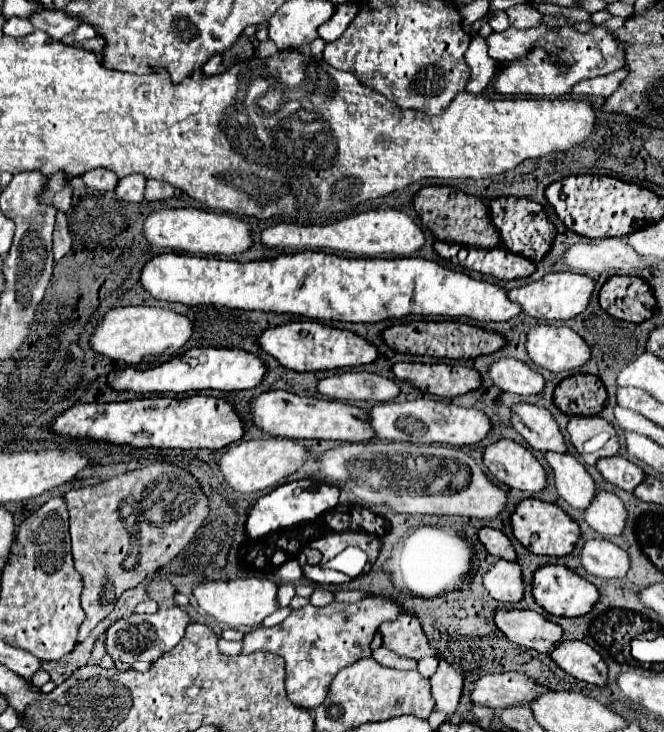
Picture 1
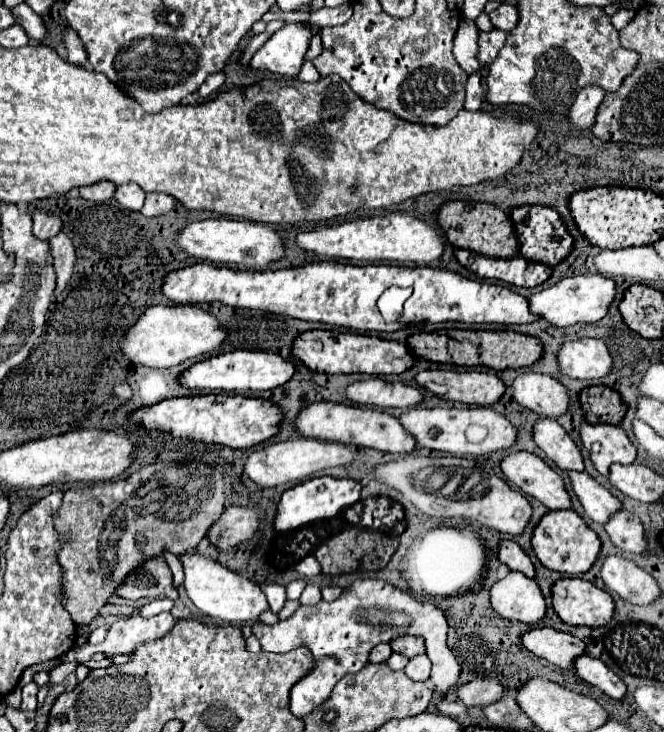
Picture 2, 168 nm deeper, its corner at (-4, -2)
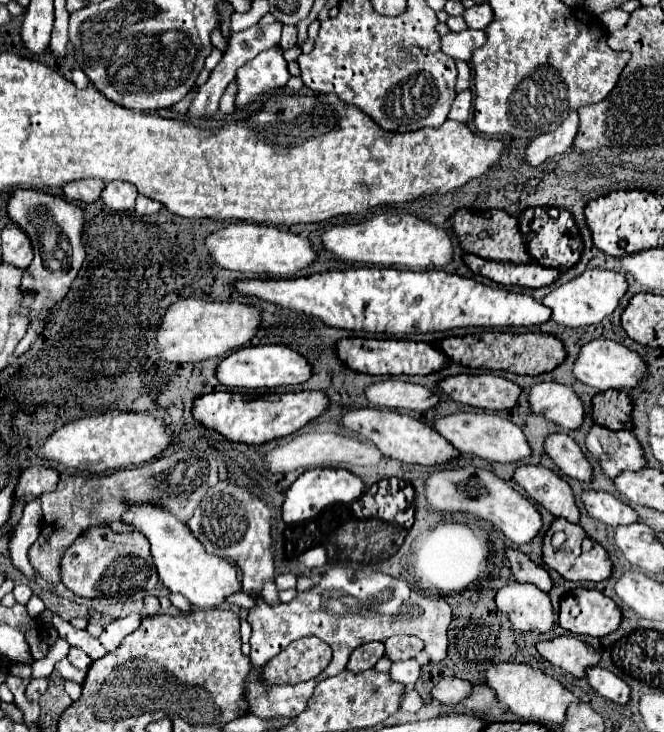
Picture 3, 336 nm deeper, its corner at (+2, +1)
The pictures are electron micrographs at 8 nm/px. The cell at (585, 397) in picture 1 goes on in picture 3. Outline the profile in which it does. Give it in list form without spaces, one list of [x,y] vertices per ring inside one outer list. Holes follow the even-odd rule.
[[[609,389],[593,397],[593,421],[607,429],[631,429],[631,399],[625,391]]]

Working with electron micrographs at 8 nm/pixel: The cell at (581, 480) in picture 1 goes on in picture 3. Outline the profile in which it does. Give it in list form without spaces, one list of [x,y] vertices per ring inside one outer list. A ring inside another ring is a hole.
[[[587,489],[587,491],[583,491],[581,499],[583,499],[583,505],[585,505],[589,517],[597,519],[597,521],[601,521],[601,523],[605,523],[609,527],[627,525],[627,523],[637,521],[635,511],[627,503],[623,503],[621,499],[617,499],[611,493]]]

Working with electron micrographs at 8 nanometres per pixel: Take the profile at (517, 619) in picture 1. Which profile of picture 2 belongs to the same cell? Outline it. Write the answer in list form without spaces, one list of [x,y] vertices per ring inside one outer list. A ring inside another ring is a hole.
[[[535,628],[523,634],[521,640],[523,646],[531,650],[535,656],[545,658],[551,664],[557,664],[559,668],[573,668],[575,658],[585,654],[583,640],[553,628]]]

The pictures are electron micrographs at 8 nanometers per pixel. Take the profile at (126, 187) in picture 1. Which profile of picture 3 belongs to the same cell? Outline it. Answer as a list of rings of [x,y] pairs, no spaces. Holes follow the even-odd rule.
[[[111,181],[105,185],[101,199],[105,201],[107,207],[117,209],[117,211],[127,211],[135,207],[135,197],[137,197],[137,187],[127,181]]]

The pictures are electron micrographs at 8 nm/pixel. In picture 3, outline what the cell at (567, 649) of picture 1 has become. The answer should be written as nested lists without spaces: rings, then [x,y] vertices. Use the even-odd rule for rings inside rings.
[[[591,667],[587,669],[587,681],[589,685],[603,697],[615,701],[615,703],[621,703],[625,705],[629,701],[629,693],[631,689],[627,687],[627,683],[623,679],[619,679],[617,675],[613,675],[611,671],[603,669],[603,667]]]

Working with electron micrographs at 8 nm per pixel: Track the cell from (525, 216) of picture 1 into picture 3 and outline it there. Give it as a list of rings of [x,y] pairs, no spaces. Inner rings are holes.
[[[549,207],[525,209],[519,215],[519,229],[525,237],[527,253],[531,255],[535,263],[545,265],[545,267],[555,267],[555,269],[569,269],[579,261],[583,243],[581,243],[579,229],[573,221],[573,215],[569,211],[559,209],[559,207],[553,207],[553,213],[549,211]]]

